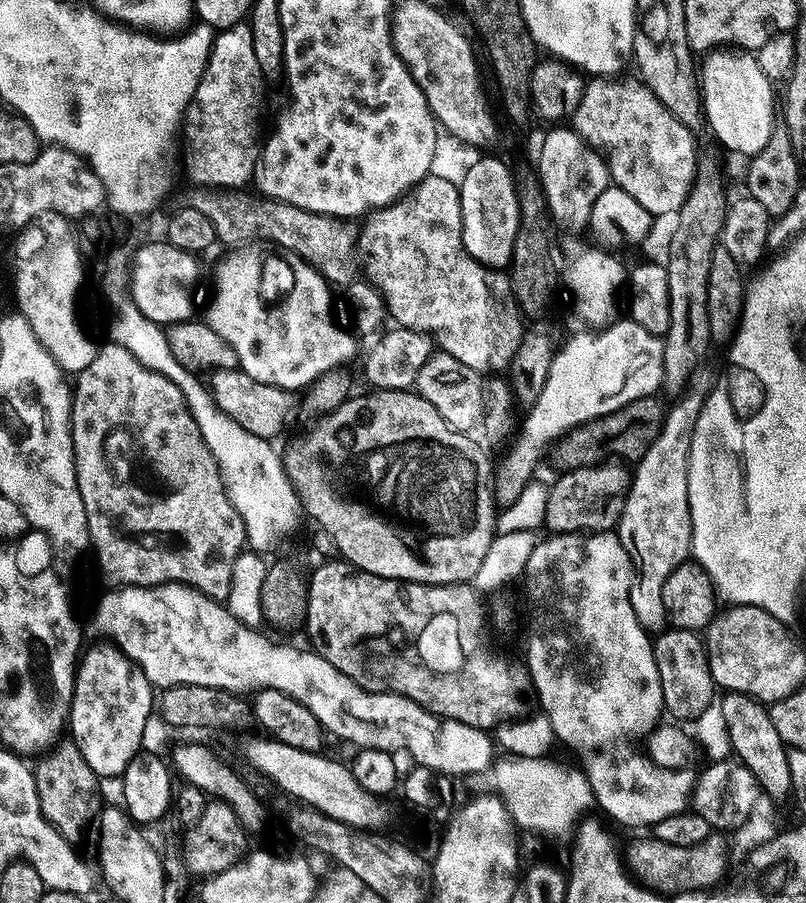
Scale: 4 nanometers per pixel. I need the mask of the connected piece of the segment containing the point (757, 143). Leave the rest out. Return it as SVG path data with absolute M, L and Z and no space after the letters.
M721 46L701 60L704 61L698 64L698 83L707 128L716 135L722 147L737 152L743 158L756 156L774 131L773 81L762 74L762 66L758 66L755 55L748 50Z

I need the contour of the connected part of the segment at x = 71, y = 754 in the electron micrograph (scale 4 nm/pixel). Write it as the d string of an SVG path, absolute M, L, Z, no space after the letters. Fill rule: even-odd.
M64 738L51 750L39 757L40 765L35 765L36 793L42 814L65 838L73 842L97 823L102 801L100 801L100 784L97 774L90 770L82 750L78 750L75 740Z

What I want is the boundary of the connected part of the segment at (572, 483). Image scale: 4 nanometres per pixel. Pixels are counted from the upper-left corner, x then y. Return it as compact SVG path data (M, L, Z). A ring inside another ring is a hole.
M614 459L560 474L564 476L558 477L556 485L551 485L547 493L544 524L547 524L551 533L603 531L619 525L621 501L631 489L633 473L629 465L627 468Z

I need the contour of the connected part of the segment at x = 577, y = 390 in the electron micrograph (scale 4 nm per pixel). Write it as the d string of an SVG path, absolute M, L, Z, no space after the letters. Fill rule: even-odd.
M620 318L613 321L603 330L582 330L584 332L572 337L557 354L552 356L549 371L537 394L536 400L522 424L514 458L507 460L508 472L502 473L494 480L493 499L499 507L512 505L520 491L530 482L530 457L546 449L570 433L592 420L622 411L631 403L647 397L653 397L662 386L664 341L661 337L650 334L648 330L638 326L631 318Z

